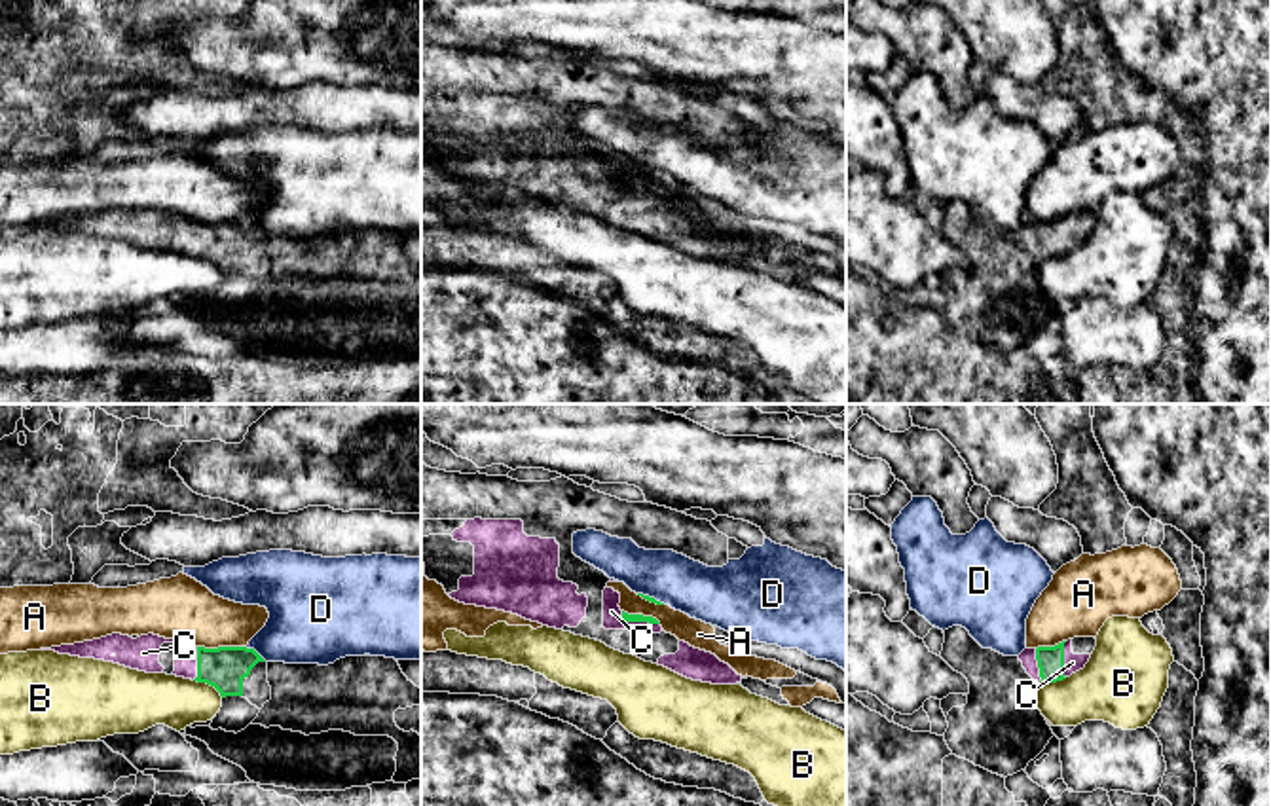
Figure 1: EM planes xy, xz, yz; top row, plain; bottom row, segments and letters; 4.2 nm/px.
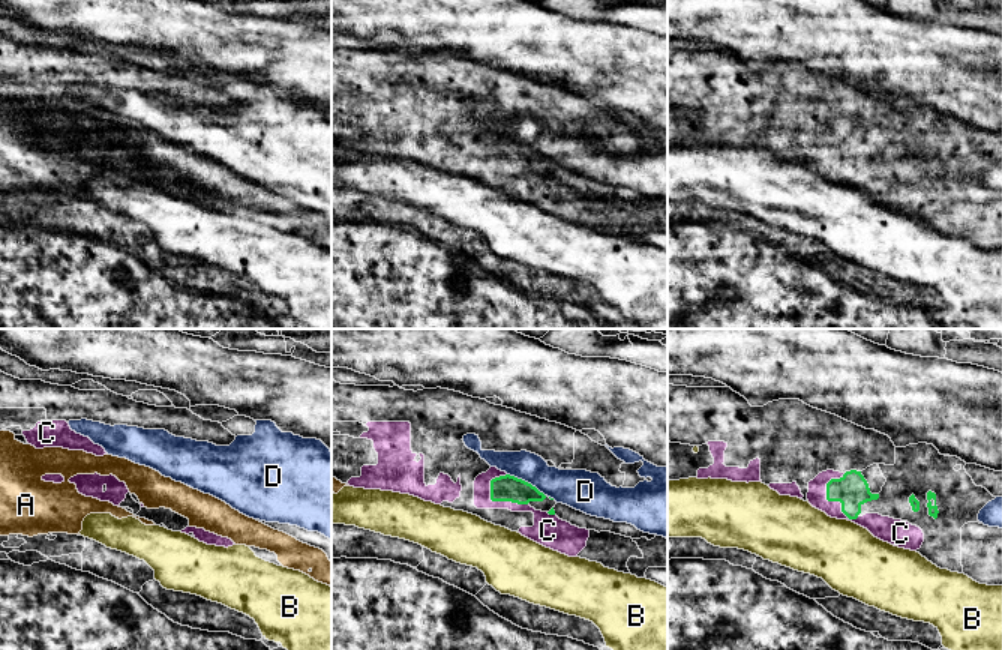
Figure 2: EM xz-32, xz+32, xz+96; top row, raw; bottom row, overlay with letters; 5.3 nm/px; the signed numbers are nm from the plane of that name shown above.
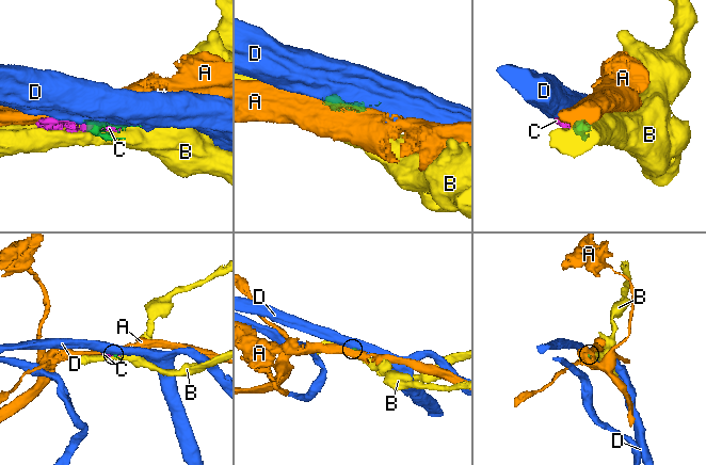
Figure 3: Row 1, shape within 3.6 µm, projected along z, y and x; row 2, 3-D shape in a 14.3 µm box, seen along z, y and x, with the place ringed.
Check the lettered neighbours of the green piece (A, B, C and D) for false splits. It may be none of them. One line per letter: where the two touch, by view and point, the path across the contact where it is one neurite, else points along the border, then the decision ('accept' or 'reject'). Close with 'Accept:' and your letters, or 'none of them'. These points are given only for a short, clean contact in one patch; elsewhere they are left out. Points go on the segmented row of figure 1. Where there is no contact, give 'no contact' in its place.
A: contact xy (222, 647); border xy (198, 645), (245, 647); reject
B: contact xy (209, 683); border xy (194, 679), (209, 683), (222, 696); reject
C: contact xz (638, 621); accept
D: contact xy (257, 653); reject
Accept: C

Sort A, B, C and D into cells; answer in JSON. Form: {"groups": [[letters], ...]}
{"groups": [["A"], ["B"], ["C"], ["D"]]}

